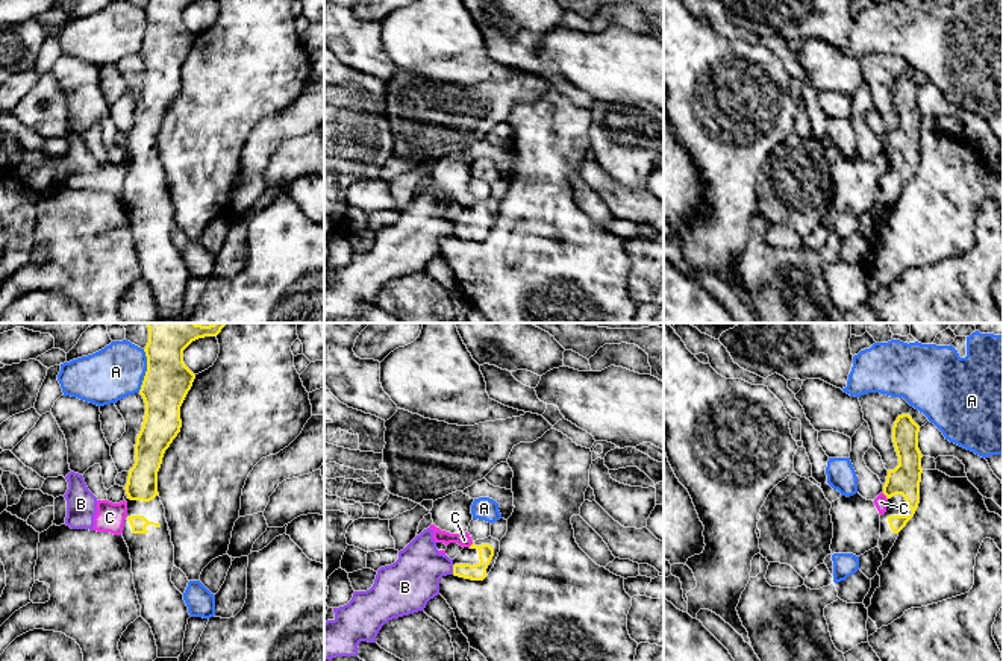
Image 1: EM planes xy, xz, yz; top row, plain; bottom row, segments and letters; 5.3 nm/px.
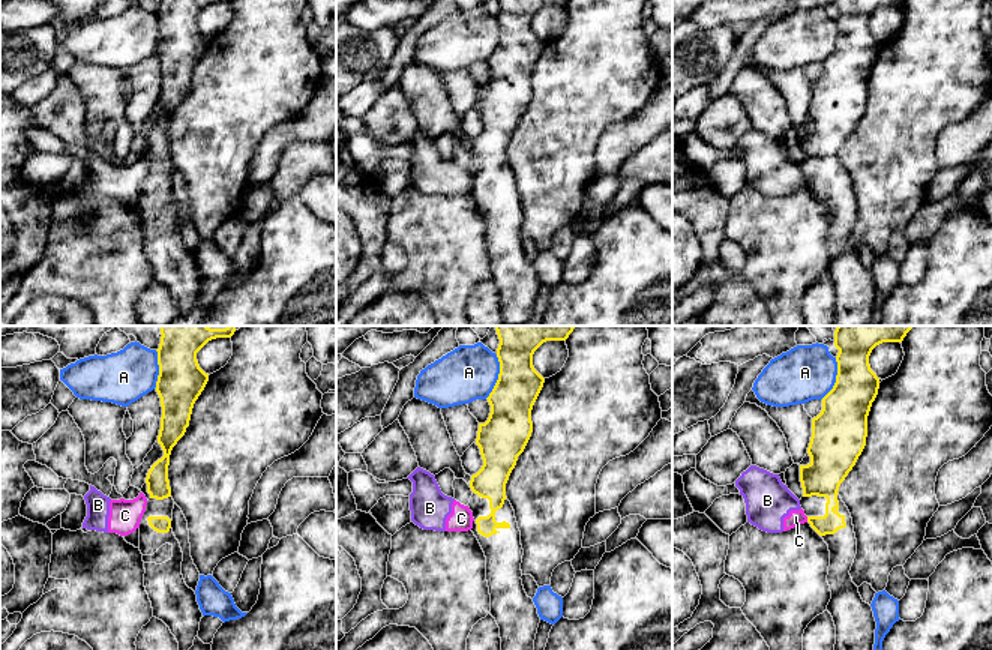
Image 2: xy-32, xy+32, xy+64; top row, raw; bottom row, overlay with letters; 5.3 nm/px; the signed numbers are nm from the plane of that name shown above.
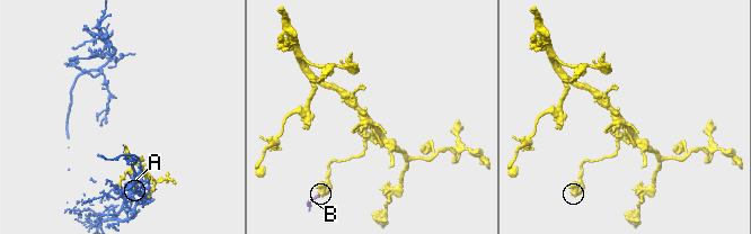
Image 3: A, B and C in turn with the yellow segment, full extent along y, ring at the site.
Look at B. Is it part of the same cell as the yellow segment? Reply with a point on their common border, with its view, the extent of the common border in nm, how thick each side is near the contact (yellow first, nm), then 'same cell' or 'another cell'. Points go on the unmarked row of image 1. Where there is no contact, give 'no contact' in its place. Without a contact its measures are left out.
contact xz (453, 231); length 50 nm; calibres 90 and 280 nm; another cell

